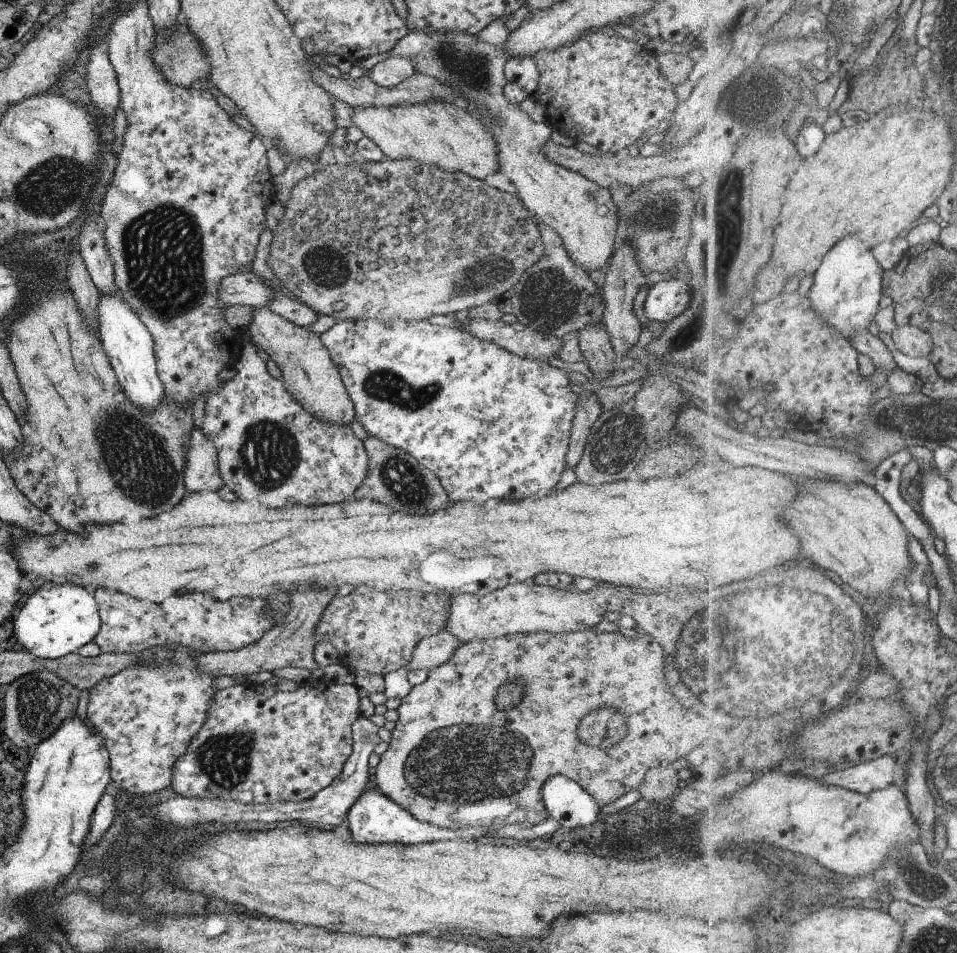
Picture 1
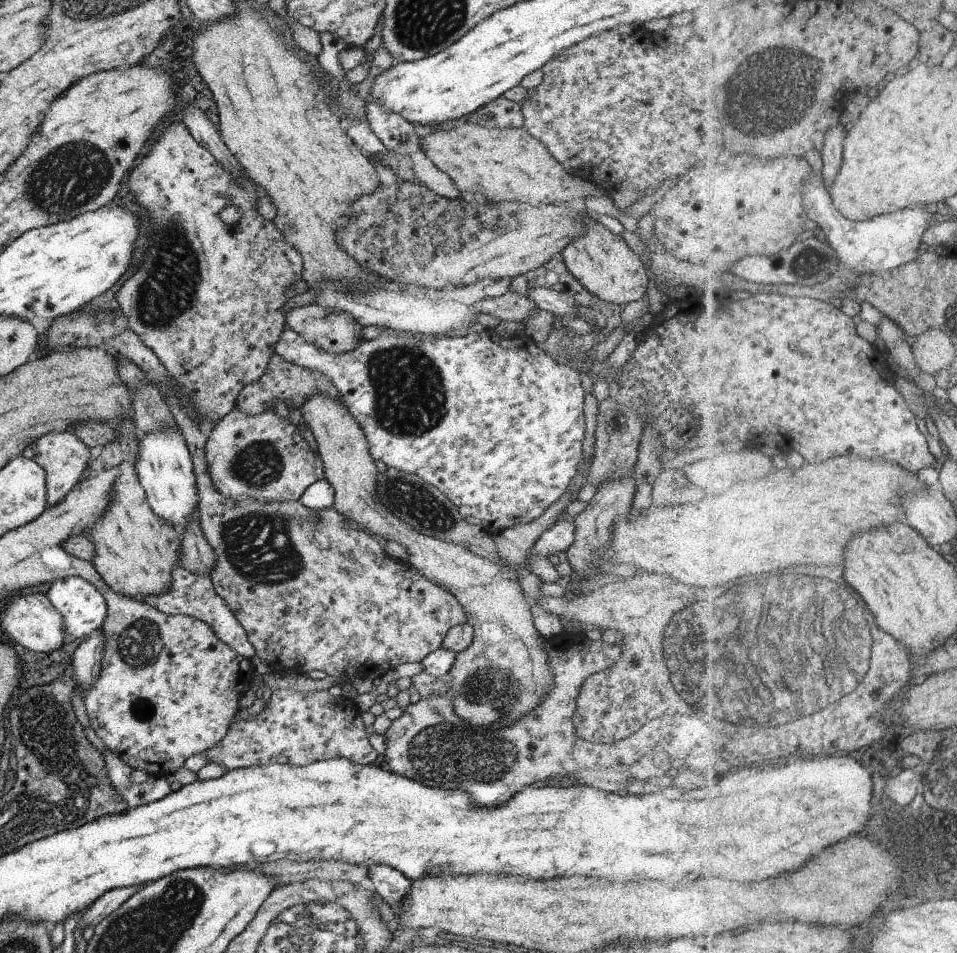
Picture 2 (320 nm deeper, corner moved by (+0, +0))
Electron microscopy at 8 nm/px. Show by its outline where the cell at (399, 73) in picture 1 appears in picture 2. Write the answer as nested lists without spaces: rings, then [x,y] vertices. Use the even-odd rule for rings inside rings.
[[[372,98],[367,100],[366,120],[385,150],[393,150],[402,160],[422,152],[420,138],[413,133],[414,126],[403,120],[401,115],[388,113]]]

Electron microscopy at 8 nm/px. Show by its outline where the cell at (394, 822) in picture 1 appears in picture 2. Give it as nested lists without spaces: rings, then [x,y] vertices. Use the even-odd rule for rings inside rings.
[[[373,864],[368,867],[367,884],[396,913],[409,892],[411,881],[397,872],[397,869]]]

